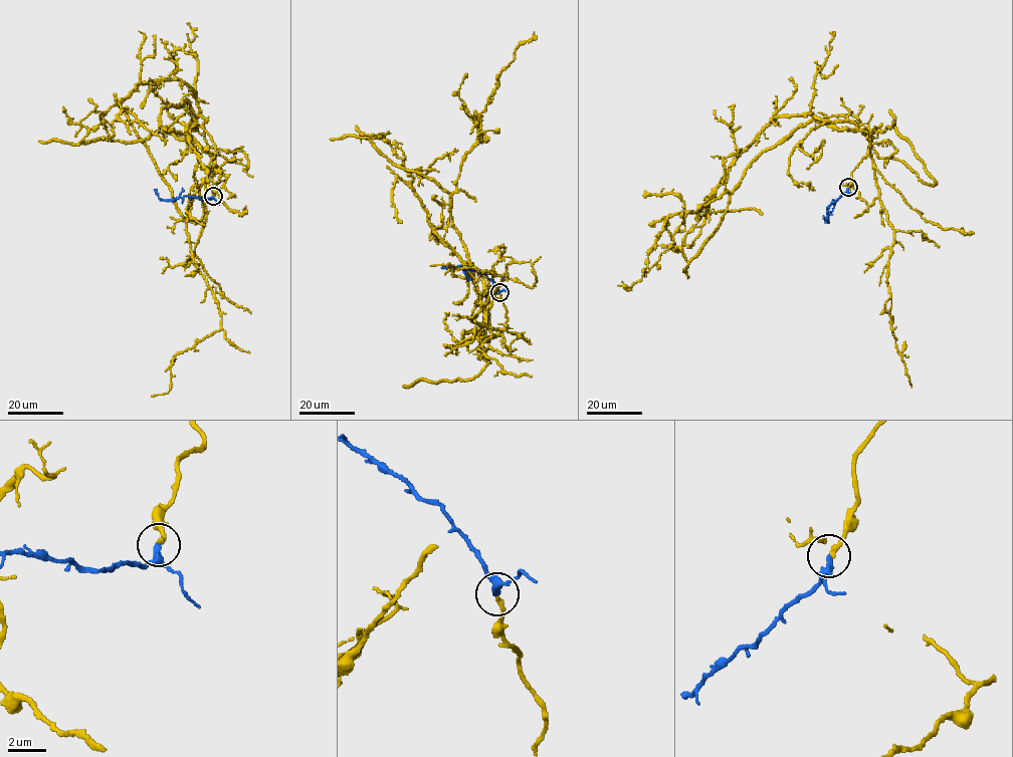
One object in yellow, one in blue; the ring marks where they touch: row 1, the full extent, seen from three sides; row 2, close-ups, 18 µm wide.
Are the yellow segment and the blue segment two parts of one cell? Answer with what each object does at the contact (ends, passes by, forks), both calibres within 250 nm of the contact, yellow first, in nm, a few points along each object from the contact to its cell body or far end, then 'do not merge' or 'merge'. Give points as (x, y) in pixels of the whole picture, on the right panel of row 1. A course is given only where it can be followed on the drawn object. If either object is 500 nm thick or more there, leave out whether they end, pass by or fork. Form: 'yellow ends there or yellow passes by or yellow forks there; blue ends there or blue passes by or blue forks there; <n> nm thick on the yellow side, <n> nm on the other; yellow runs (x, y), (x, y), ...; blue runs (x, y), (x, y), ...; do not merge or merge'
yellow ends there; blue ends there; 240 nm thick on the yellow side, 360 nm on the other; yellow runs (847, 187), (869, 133), (809, 120), (759, 153), (732, 192), (671, 215), (641, 279), (617, 285); blue runs (847, 187), (828, 207), (828, 223), (823, 217); merge

